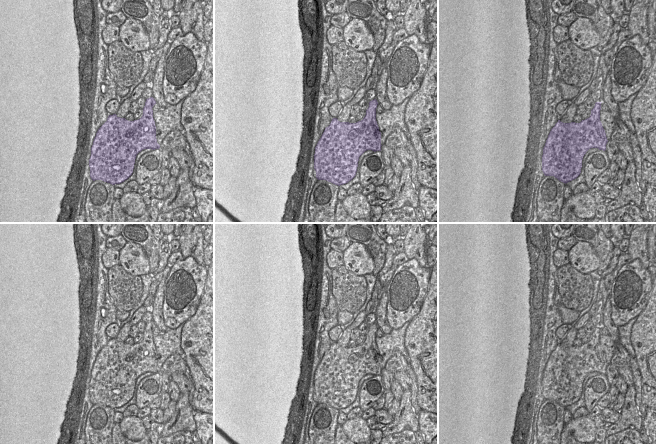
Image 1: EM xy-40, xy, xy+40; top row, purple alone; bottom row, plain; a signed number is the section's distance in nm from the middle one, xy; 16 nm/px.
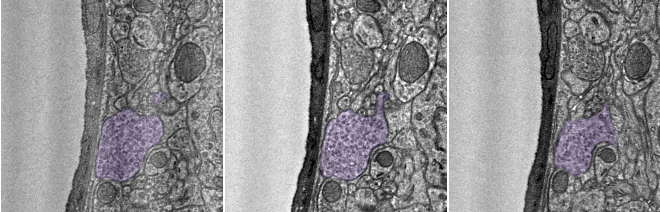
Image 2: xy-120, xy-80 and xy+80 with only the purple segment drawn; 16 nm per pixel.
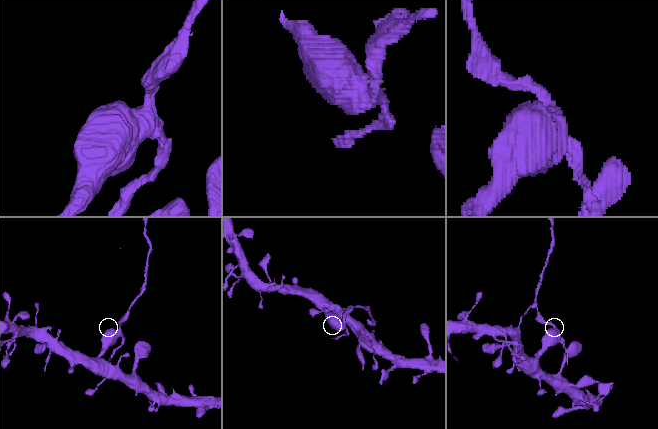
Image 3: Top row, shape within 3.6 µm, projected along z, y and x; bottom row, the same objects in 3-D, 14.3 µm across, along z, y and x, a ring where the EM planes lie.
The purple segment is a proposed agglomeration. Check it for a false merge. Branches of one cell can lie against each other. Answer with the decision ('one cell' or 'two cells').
two cells

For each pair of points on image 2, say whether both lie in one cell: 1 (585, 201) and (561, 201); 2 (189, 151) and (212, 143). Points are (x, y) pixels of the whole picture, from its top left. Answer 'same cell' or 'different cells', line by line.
1: different cells
2: different cells

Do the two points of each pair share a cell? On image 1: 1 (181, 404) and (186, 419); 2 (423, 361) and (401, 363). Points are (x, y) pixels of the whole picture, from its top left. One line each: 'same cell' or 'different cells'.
1: same cell
2: different cells

